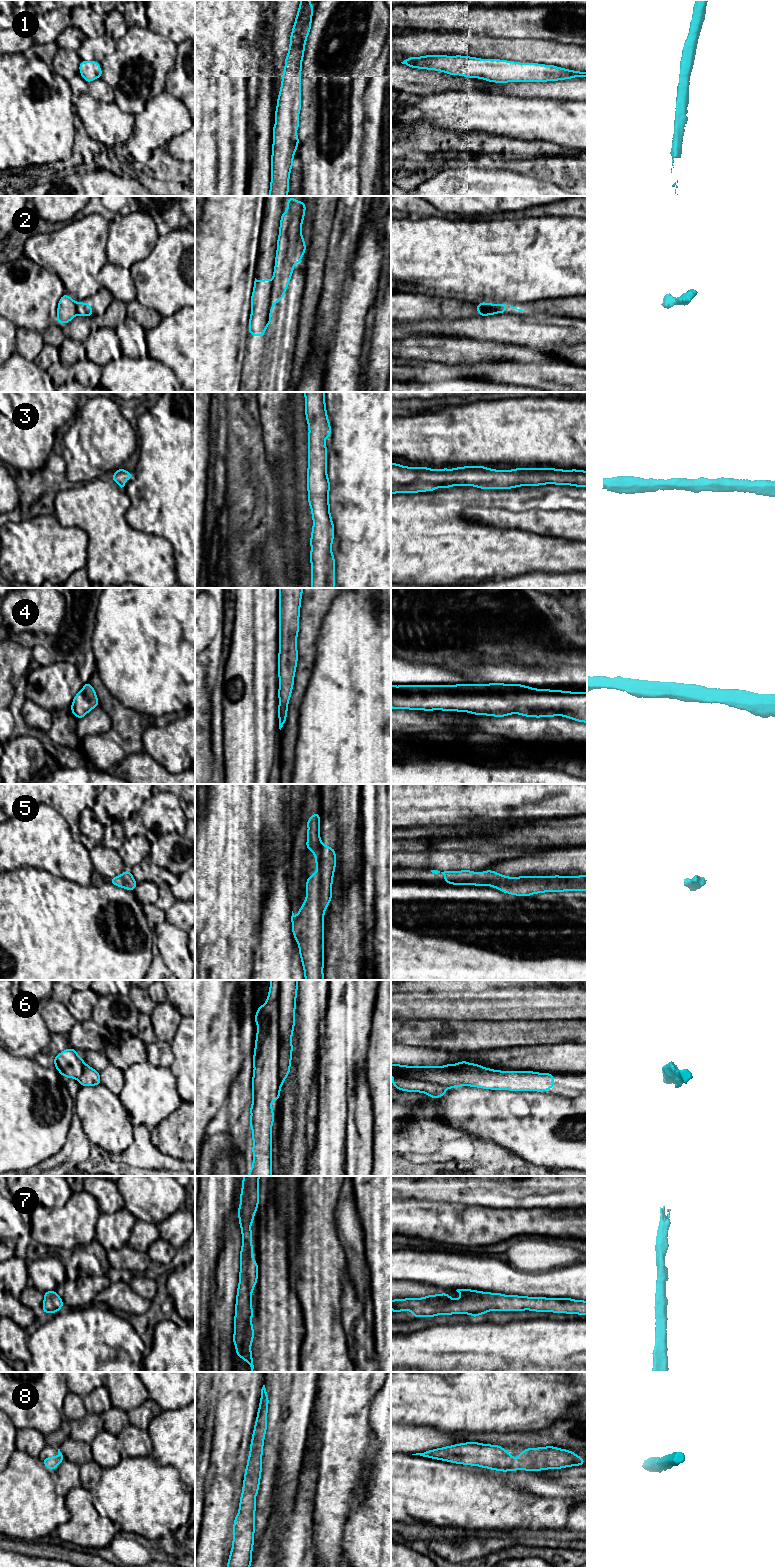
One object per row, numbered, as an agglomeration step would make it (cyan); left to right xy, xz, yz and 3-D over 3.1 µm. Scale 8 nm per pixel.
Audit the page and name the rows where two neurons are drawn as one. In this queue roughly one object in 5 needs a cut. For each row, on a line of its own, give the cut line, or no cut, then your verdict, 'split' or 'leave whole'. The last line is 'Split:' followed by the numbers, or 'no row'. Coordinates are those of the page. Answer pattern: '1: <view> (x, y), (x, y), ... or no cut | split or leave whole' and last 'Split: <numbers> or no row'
1: no cut | leave whole
2: xz (271, 281), (271, 298), (274, 302) | split
3: no cut | leave whole
4: no cut | leave whole
5: no cut | leave whole
6: xz (278, 988), (278, 1084), (280, 1088) | split
7: no cut | leave whole
8: no cut | leave whole
Split: 2, 6

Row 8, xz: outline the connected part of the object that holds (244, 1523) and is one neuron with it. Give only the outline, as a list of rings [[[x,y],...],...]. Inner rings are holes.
[[[263,1385],[245,1469],[239,1510],[233,1524],[233,1542],[227,1567],[250,1567],[252,1562],[255,1532],[255,1498],[258,1494],[262,1472],[261,1462],[267,1430],[268,1403],[269,1398],[265,1385]]]

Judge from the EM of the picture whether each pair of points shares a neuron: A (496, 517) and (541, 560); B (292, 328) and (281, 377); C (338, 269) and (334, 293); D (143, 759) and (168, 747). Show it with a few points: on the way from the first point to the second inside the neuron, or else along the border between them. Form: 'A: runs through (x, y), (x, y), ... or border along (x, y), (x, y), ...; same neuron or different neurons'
A: border along (484, 524), (502, 528), (519, 528), (530, 532); different neurons
B: runs through (282, 340), (281, 365); same neuron
C: runs through (335, 275), (334, 287); same neuron
D: border along (144, 750), (168, 771); different neurons

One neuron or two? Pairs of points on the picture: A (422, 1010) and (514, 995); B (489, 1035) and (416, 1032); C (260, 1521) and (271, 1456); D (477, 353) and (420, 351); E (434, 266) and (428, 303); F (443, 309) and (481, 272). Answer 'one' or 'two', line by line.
A: one
B: one
C: one
D: one
E: two
F: two

